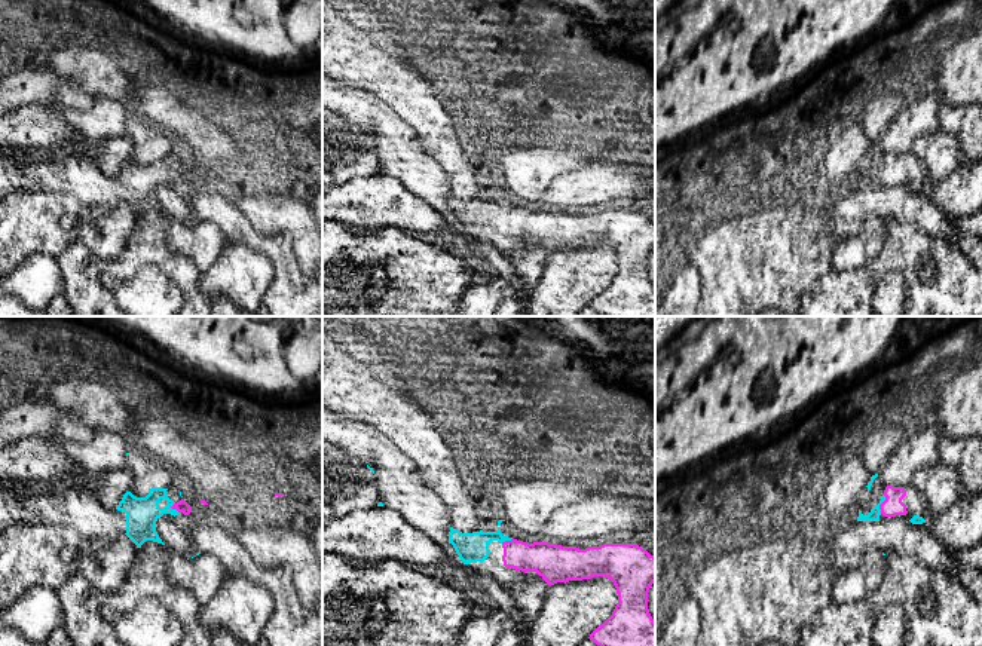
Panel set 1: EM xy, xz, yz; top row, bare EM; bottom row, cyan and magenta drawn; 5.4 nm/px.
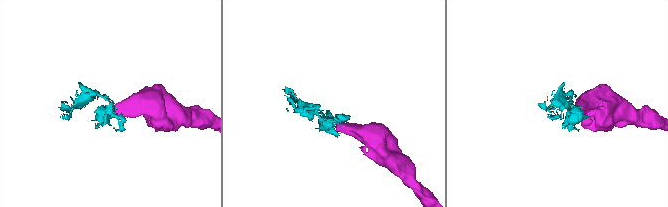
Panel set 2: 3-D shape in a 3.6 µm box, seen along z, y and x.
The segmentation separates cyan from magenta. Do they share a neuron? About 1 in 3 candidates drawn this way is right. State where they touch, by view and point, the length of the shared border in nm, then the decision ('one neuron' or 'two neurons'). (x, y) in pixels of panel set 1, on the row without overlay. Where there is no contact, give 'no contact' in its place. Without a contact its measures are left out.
yz (880, 171) | 110 nm | one neuron

